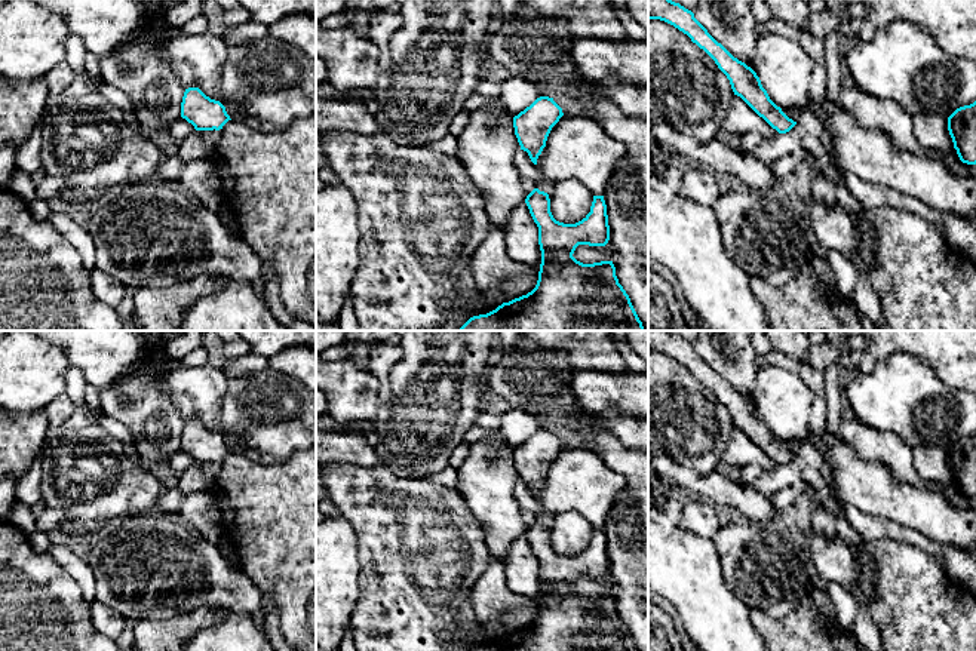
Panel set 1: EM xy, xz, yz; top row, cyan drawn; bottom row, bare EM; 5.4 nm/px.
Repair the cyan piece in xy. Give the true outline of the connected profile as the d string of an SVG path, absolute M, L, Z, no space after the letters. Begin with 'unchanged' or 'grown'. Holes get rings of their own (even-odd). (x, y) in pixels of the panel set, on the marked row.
unchanged; M188 87L181 102L181 117L194 126L196 130L220 130L231 120L225 107L206 96L199 87Z

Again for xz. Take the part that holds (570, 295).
unchanged; M534 188L525 199L538 227L541 264L535 288L495 310L470 317L457 331L645 331L629 295L619 283L613 261L583 264L573 254L578 245L605 246L610 225L604 196L593 196L590 212L576 224L564 224L550 212L549 194Z

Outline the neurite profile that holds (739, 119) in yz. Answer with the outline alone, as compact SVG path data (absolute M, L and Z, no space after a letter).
M737 95L731 96L730 105L724 114L722 128L736 136L742 136L748 132L756 132L762 138L780 135Z

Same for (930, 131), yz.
M912 114L912 129L918 144L924 148L955 154L952 138L948 130L948 119L939 114Z

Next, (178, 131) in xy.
M182 117L174 122L168 129L169 129L169 136L177 144L181 144L190 133L196 130L194 126Z

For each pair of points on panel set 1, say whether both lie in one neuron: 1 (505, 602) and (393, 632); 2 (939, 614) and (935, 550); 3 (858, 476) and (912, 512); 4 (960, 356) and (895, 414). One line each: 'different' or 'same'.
1: different
2: different
3: same
4: different

